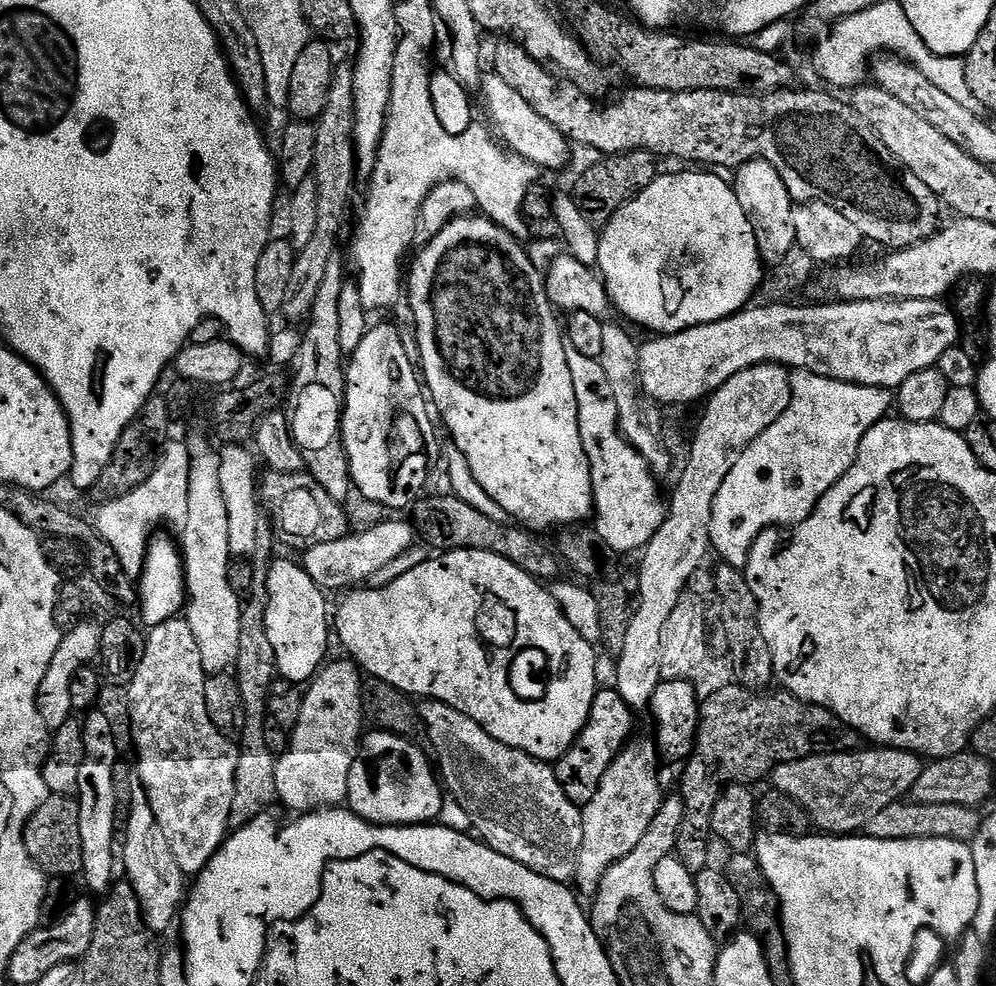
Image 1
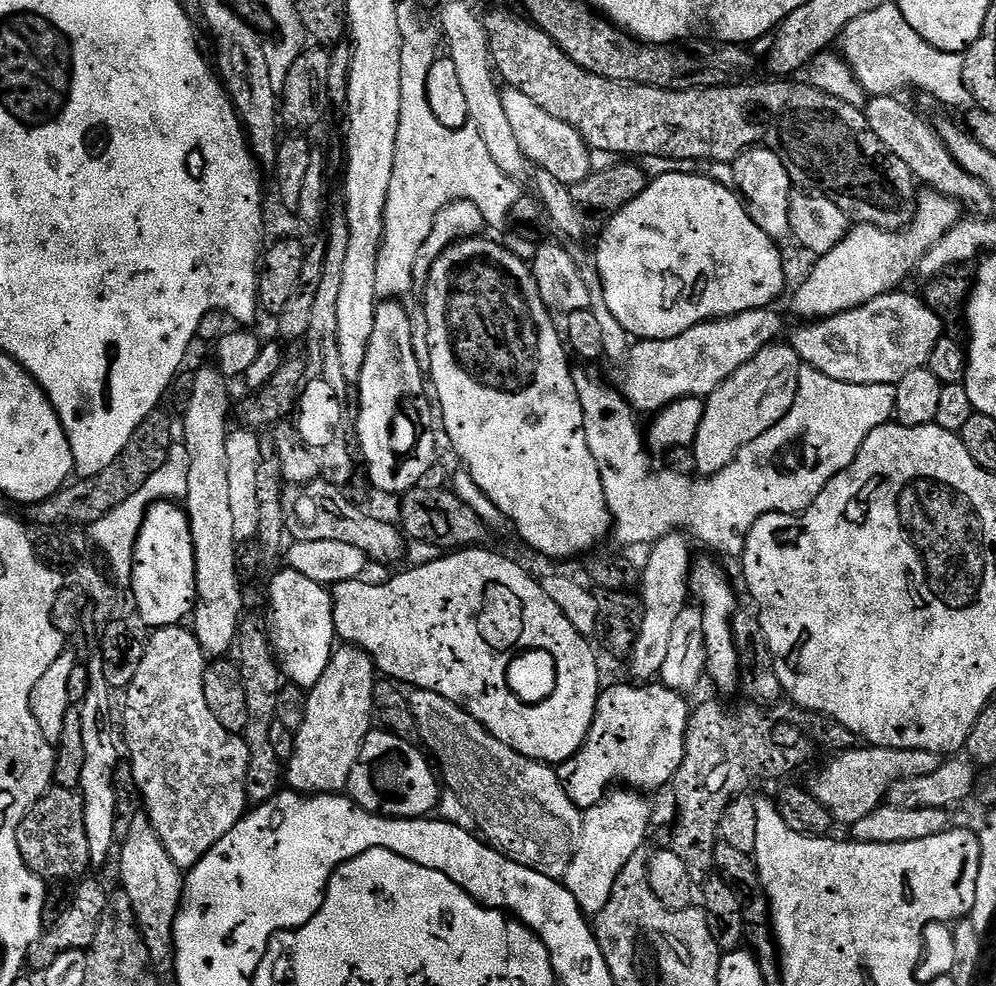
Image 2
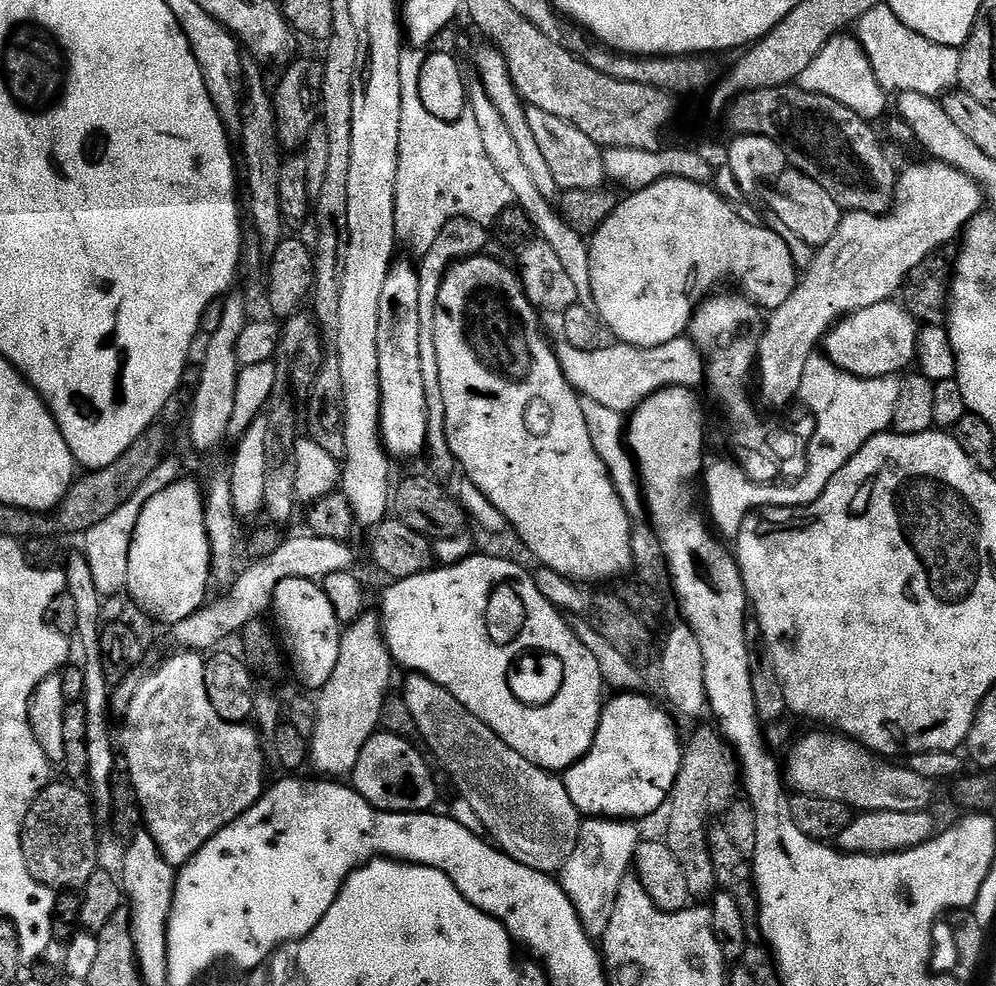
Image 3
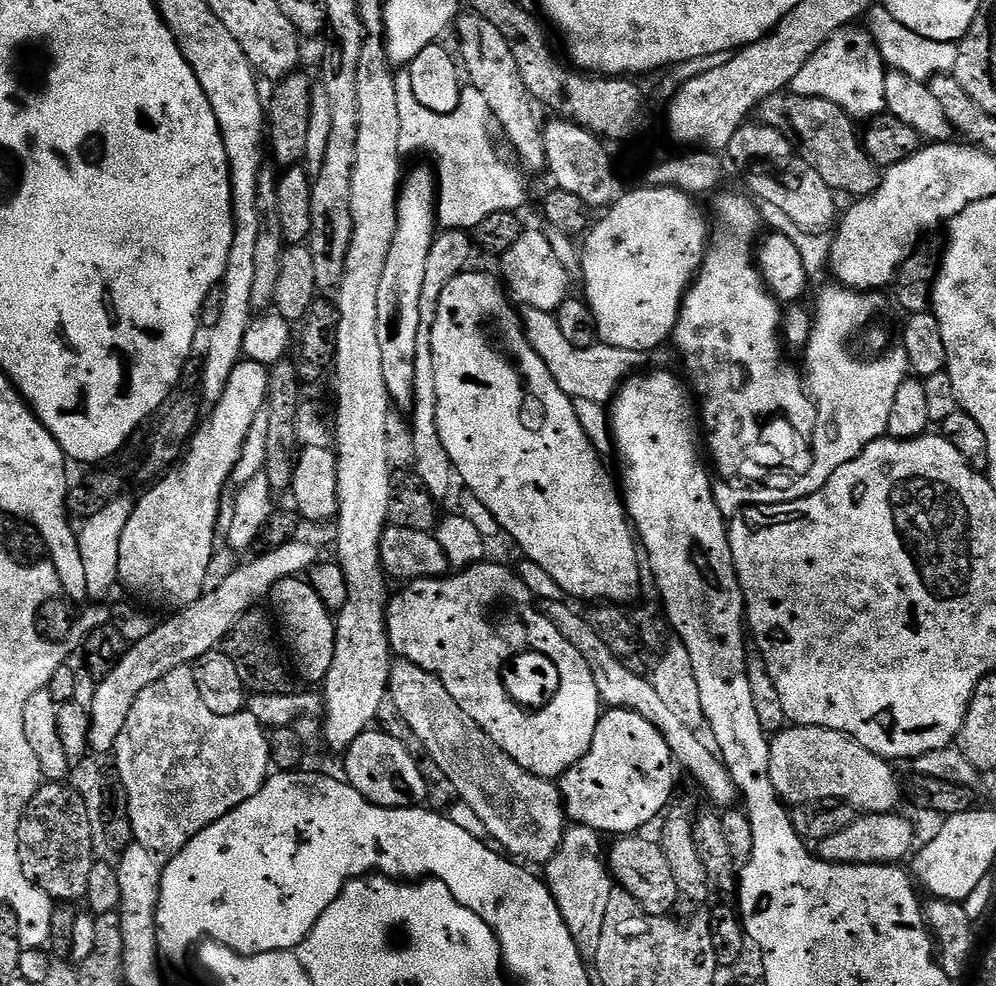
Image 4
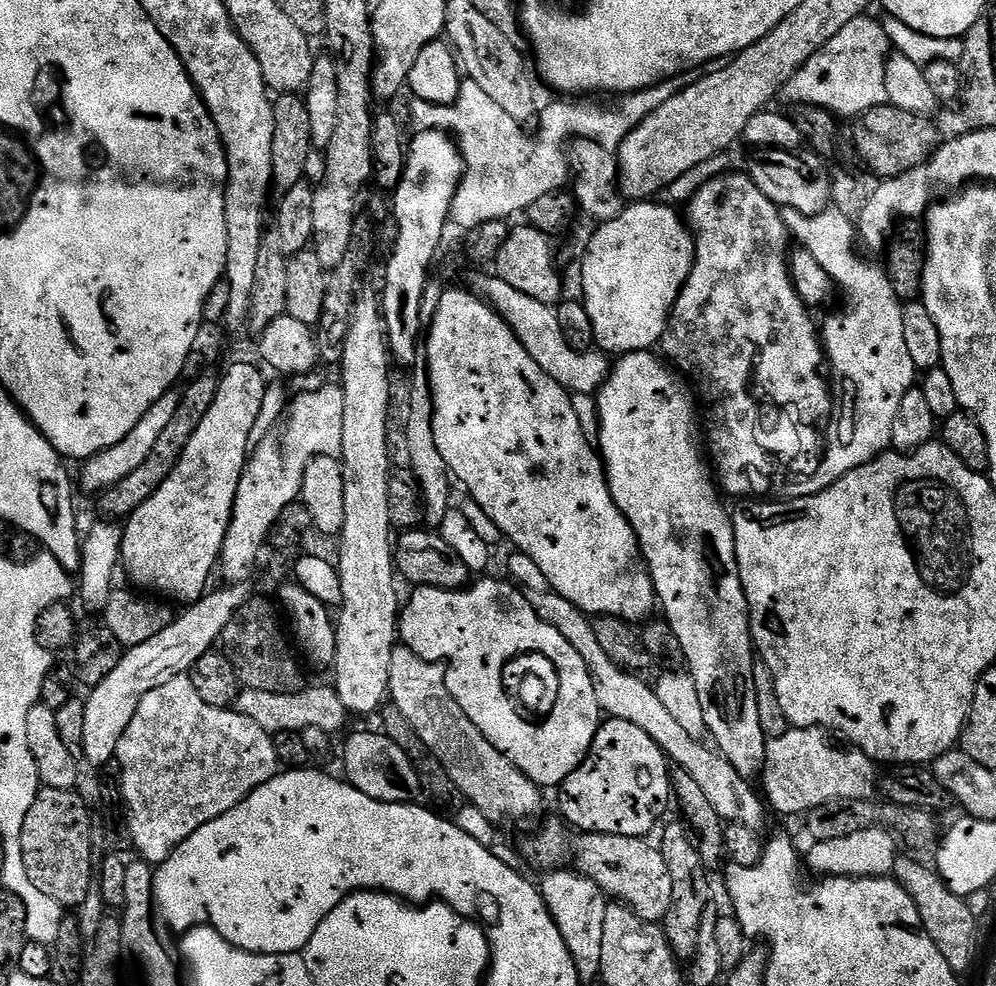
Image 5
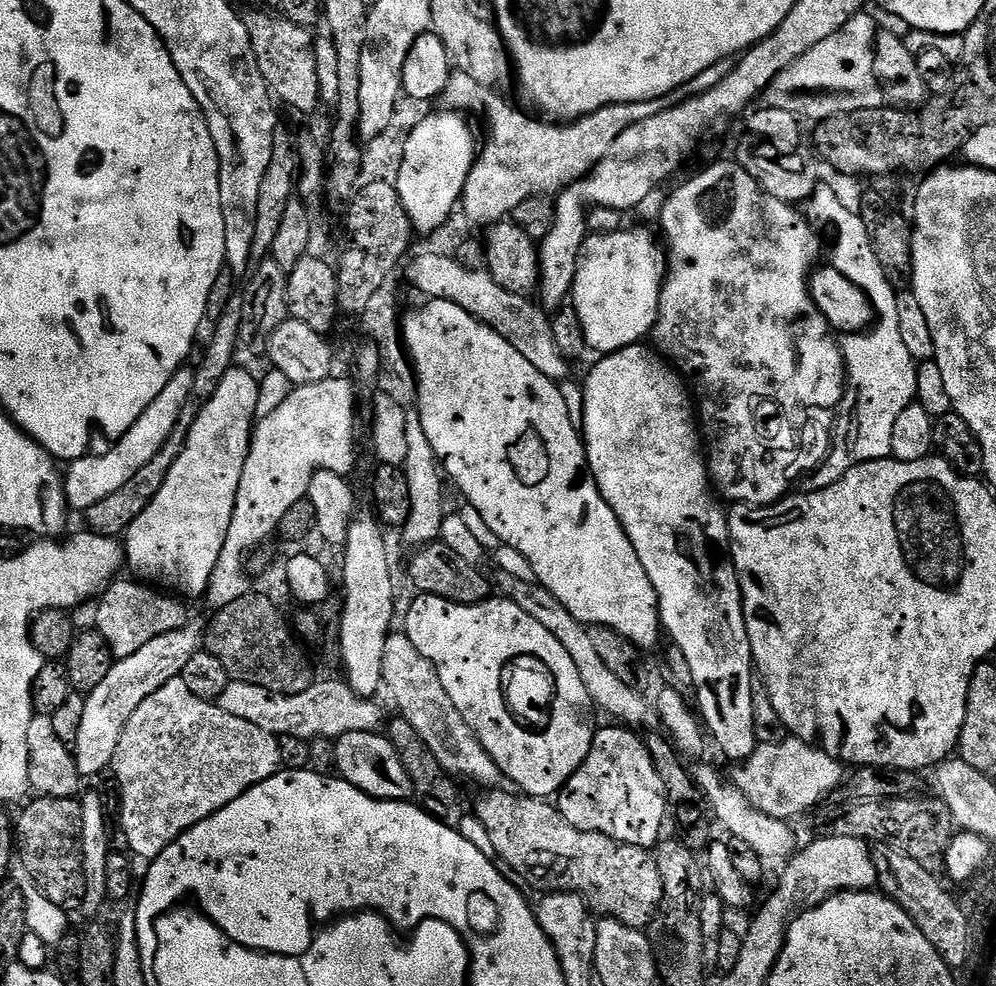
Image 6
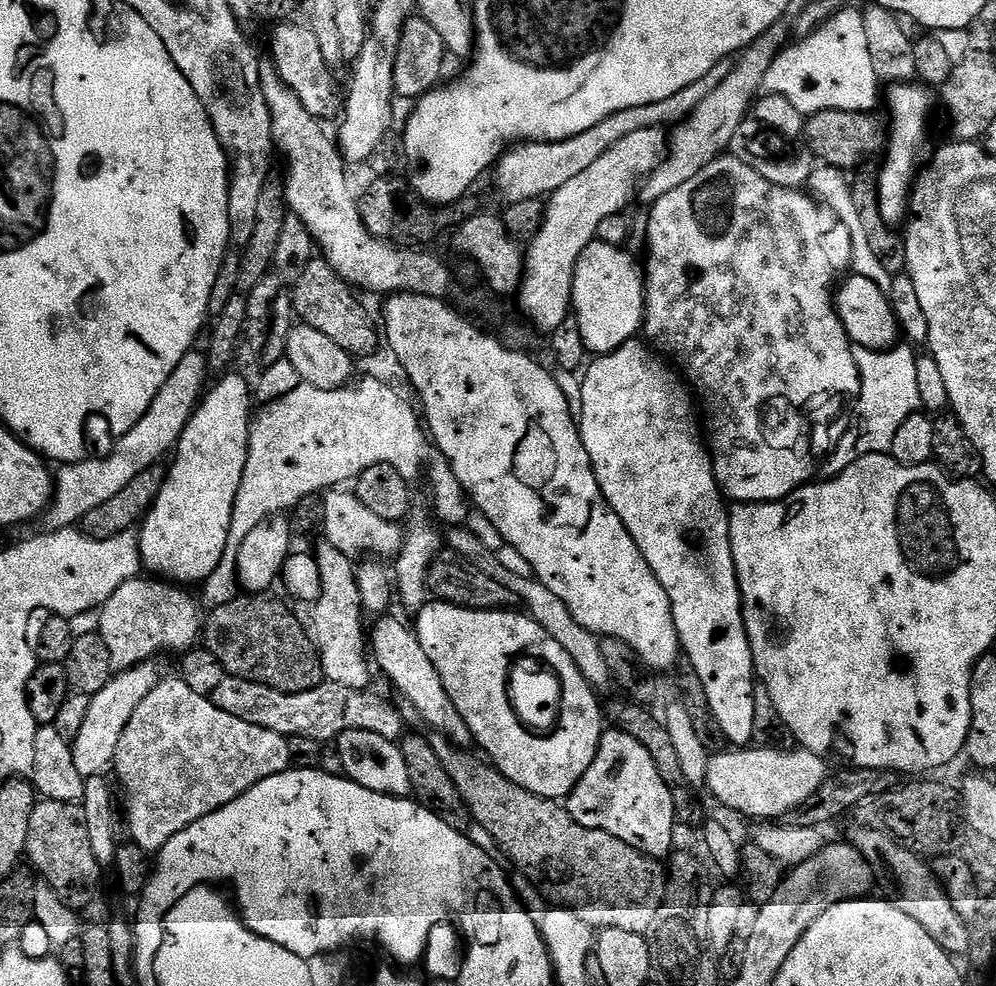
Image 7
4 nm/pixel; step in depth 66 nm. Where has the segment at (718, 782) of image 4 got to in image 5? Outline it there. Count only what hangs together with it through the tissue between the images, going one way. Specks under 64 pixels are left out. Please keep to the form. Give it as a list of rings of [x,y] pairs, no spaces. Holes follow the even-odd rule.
[[[527,590],[526,595],[530,606],[534,606],[538,618],[554,626],[554,630],[558,630],[558,634],[562,634],[562,638],[566,638],[566,642],[570,642],[570,646],[574,646],[578,654],[582,654],[582,662],[586,662],[592,675],[598,706],[605,717],[622,722],[634,722],[634,726],[646,730],[646,734],[654,738],[654,742],[675,767],[686,770],[696,779],[698,787],[706,794],[706,799],[714,805],[714,810],[718,810],[718,814],[725,822],[741,824],[755,830],[763,829],[766,804],[758,795],[757,789],[755,792],[748,785],[751,784],[749,777],[738,774],[738,770],[734,770],[734,766],[726,762],[722,753],[715,747],[707,748],[703,739],[690,738],[690,734],[686,734],[686,730],[679,725],[673,715],[666,711],[666,706],[662,706],[655,687],[649,681],[634,678],[626,674],[626,670],[610,662],[606,650],[602,650],[594,634],[592,620],[585,613],[578,611],[574,602],[566,602],[566,598],[551,590],[547,592]]]

